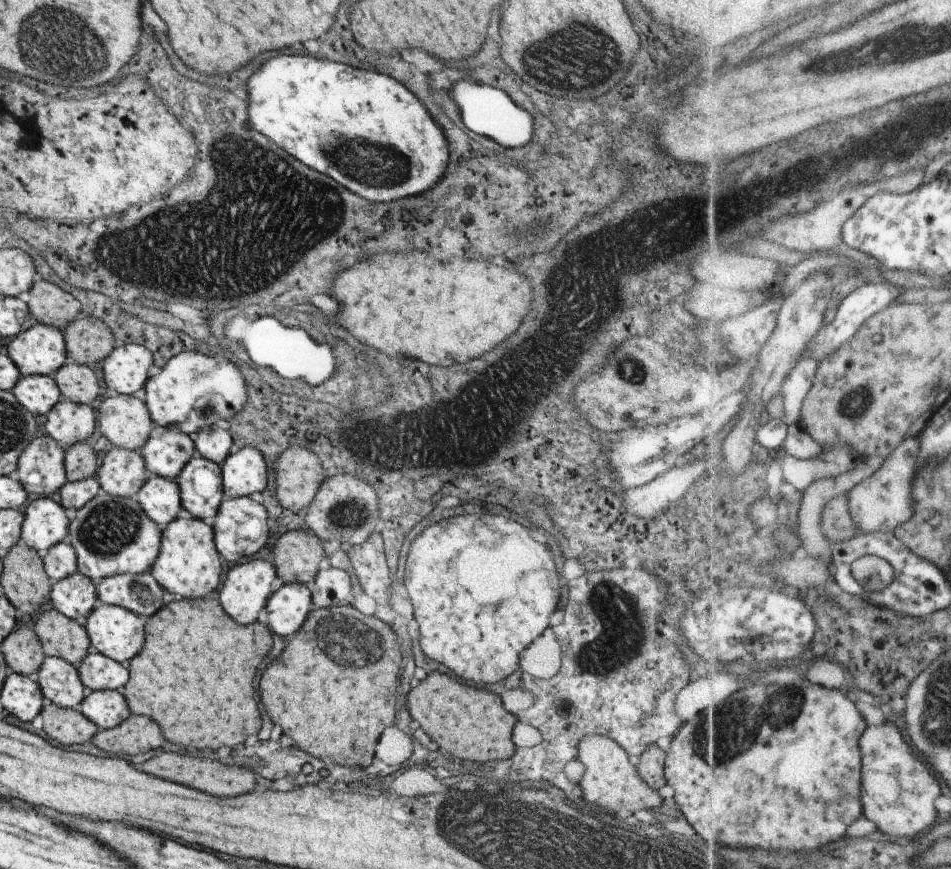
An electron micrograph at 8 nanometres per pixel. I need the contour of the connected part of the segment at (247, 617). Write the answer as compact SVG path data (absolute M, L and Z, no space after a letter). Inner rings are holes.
M250 560L242 564L234 565L227 572L222 590L220 590L220 605L230 618L234 618L240 624L252 624L257 622L258 613L266 607L266 600L276 589L278 578L274 566L264 560Z

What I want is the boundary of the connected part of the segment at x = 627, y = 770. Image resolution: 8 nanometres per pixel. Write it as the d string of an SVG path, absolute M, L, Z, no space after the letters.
M584 736L577 747L577 759L586 766L584 776L580 776L580 790L588 802L596 802L602 808L618 810L653 809L662 804L662 797L647 782L642 780L637 768L630 764L628 754L615 741L604 736Z

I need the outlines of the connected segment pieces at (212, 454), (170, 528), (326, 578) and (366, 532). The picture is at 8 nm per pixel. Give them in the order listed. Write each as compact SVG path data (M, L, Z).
M217 425L199 430L193 438L197 454L207 460L212 460L220 467L224 466L224 460L232 452L233 436Z
M181 514L162 529L160 552L151 569L158 585L170 593L180 594L182 599L200 599L214 592L220 584L222 560L215 548L212 527L201 519Z
M336 568L319 570L314 578L312 603L317 609L345 604L352 598L351 590L352 582L345 570Z
M348 473L326 478L306 512L305 524L313 535L326 542L337 540L346 546L363 544L382 525L375 489L360 476Z

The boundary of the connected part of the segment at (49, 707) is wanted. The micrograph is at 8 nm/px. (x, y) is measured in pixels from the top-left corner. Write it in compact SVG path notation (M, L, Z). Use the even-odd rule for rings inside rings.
M45 701L41 714L44 722L44 732L48 738L60 742L60 744L84 744L99 732L96 724L93 724L78 710L60 708Z

